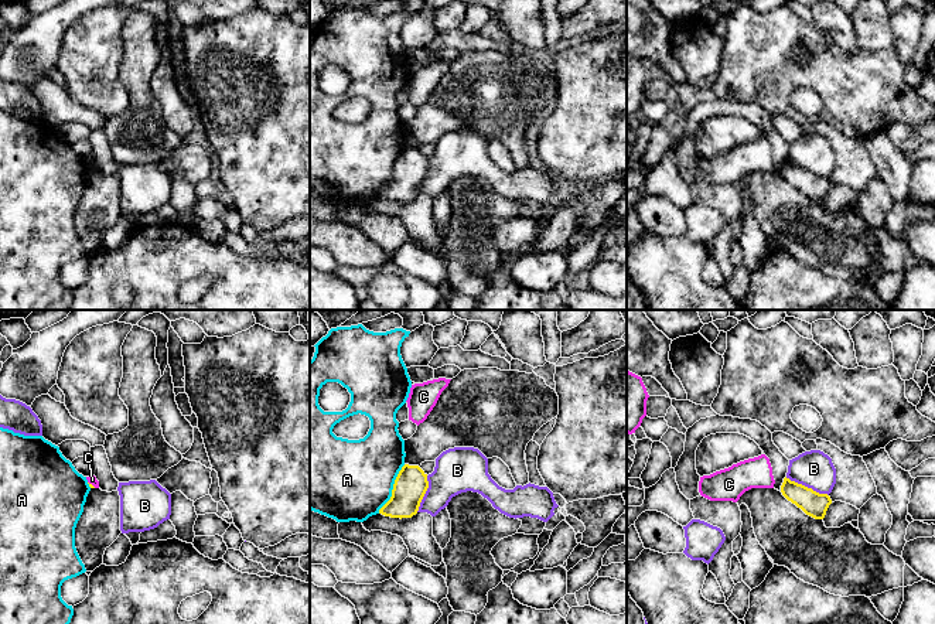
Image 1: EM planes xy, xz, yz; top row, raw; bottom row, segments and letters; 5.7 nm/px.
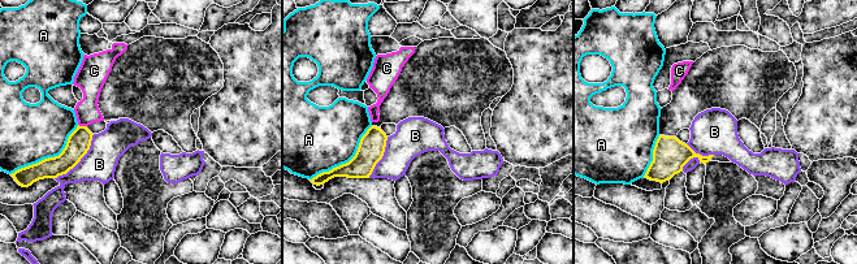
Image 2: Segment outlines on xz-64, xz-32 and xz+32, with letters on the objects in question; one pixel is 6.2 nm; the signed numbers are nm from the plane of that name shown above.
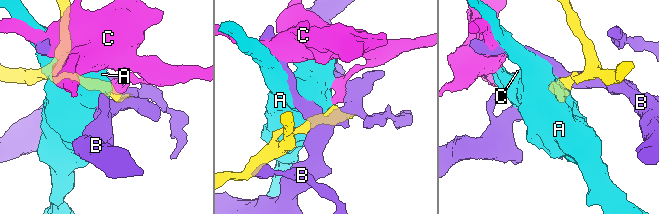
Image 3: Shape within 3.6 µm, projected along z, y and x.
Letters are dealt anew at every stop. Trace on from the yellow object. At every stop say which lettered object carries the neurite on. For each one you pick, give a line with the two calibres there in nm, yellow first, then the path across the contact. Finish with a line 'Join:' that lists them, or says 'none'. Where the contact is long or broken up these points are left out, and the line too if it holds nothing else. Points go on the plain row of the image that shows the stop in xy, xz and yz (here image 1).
Join: none

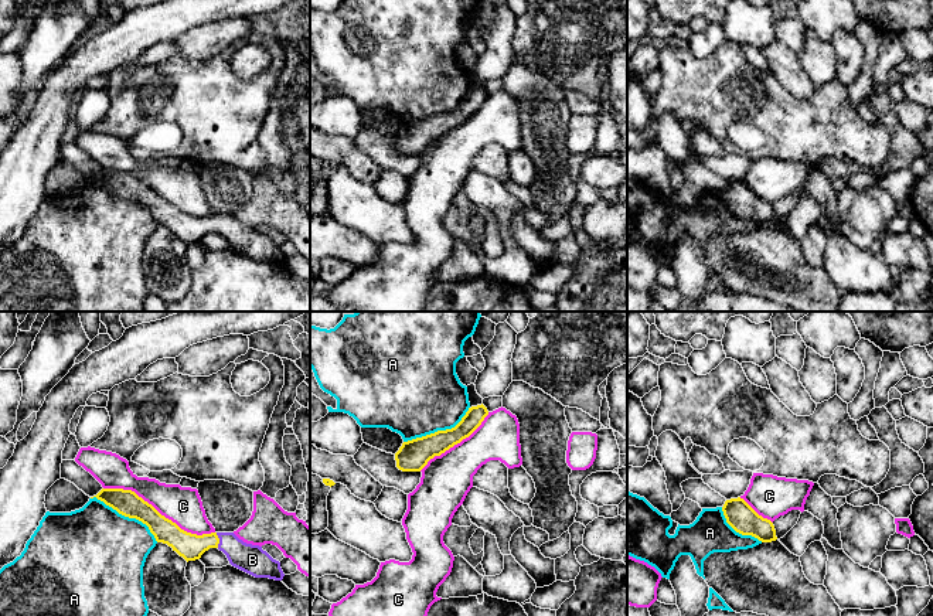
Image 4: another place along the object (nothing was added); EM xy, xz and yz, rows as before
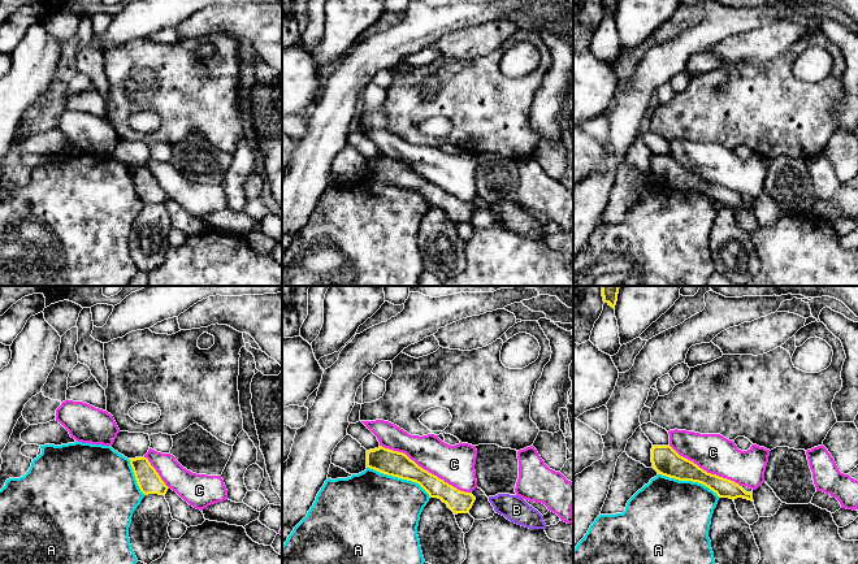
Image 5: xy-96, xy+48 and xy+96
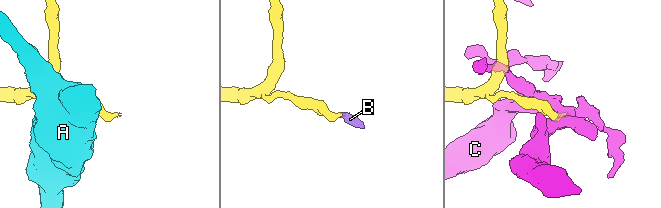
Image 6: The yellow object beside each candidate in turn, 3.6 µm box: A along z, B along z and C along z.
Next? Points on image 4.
B: calibres 150 and 160 nm; way xy (189, 228), (218, 223), (252, 242)
Join: B

